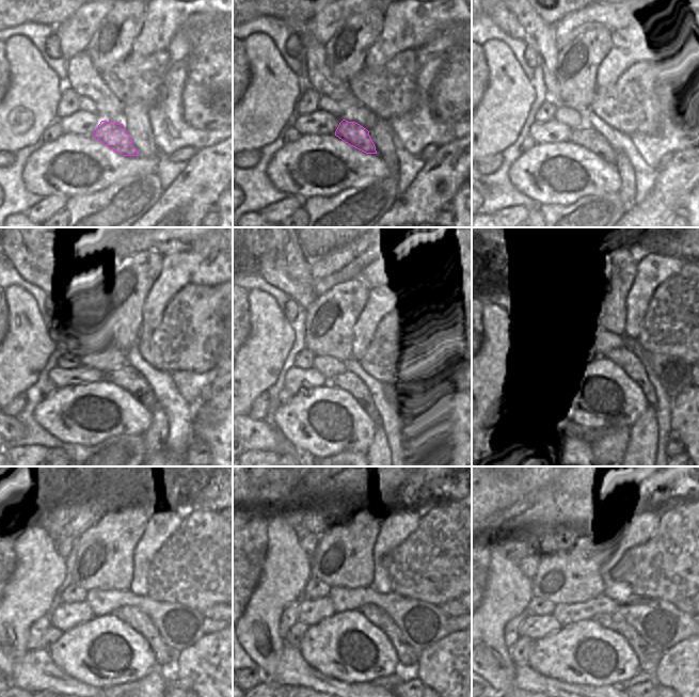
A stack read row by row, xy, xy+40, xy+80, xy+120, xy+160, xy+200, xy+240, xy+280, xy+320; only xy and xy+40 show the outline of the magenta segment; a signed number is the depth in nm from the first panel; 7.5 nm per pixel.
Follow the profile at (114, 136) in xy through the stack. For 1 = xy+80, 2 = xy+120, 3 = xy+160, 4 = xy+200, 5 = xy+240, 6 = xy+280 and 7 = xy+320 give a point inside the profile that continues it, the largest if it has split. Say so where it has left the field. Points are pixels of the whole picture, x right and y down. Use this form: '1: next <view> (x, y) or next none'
1: next xy+80 (588, 137)
2: next xy+120 (125, 378)
3: next xy+160 (364, 386)
4: next xy+200 (626, 391)
5: next xy+240 (165, 655)
6: next xy+280 (408, 656)
7: next xy+320 (649, 656)

